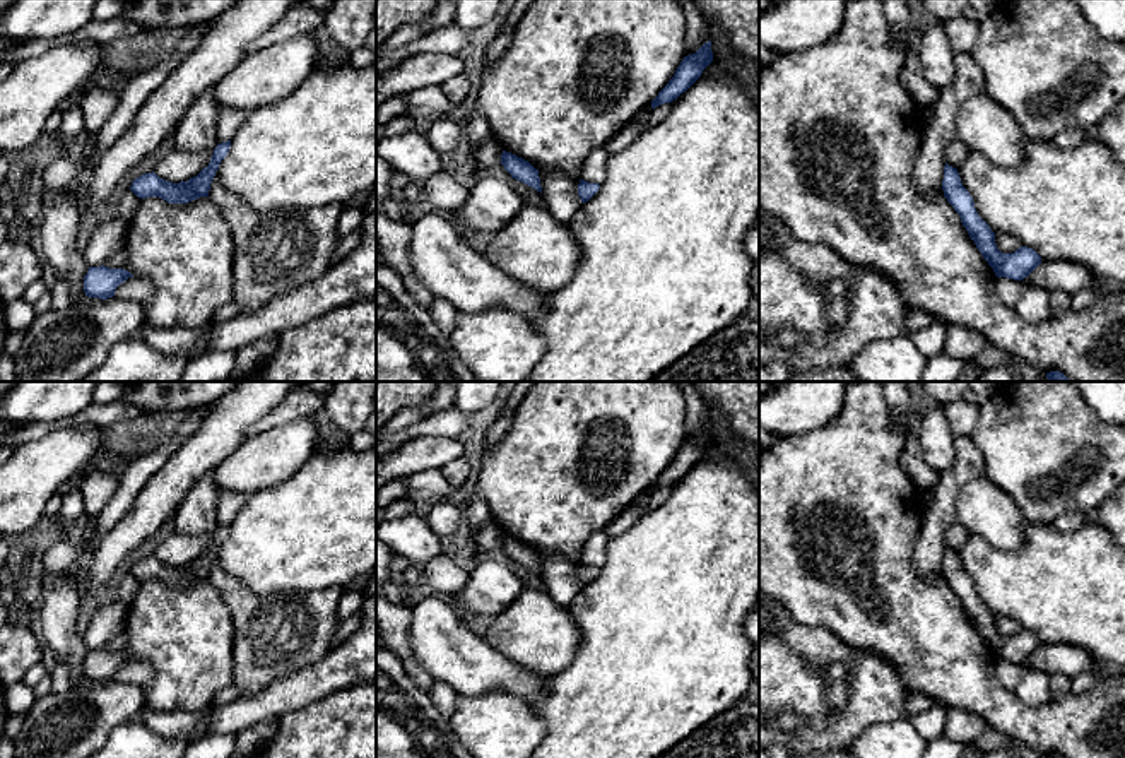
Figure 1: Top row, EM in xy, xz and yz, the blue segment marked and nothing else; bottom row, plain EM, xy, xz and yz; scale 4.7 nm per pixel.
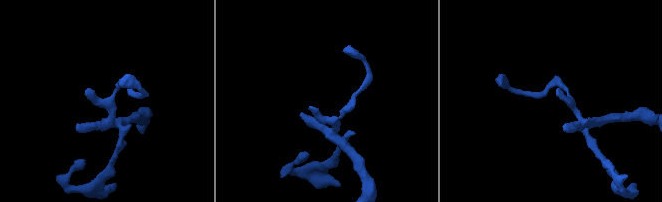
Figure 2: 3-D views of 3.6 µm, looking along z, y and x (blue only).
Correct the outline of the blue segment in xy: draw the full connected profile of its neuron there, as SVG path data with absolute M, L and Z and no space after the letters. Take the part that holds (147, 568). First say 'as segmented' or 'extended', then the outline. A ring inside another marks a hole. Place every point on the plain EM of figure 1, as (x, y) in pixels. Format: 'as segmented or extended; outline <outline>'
as segmented; outline M231 524L217 527L209 549L188 565L171 566L159 561L152 554L135 561L130 573L138 582L159 580L169 587L188 587L200 580L209 580L210 566L219 553L221 544L227 539L229 530Z

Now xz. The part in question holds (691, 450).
as segmented; outline M711 424L704 426L696 436L684 440L677 450L674 460L651 484L655 493L660 488L672 486L682 476L686 476L703 457L703 453L713 445Z

